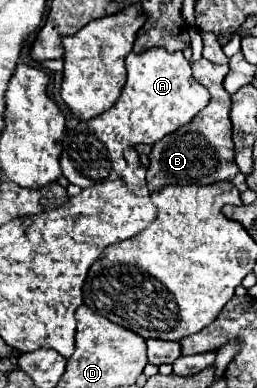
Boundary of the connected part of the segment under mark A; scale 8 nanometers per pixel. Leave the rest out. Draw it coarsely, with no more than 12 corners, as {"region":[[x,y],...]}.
{"region":[[183,51],[125,57],[111,109],[65,131],[61,169],[81,189],[119,147],[153,145],[207,103]]}

